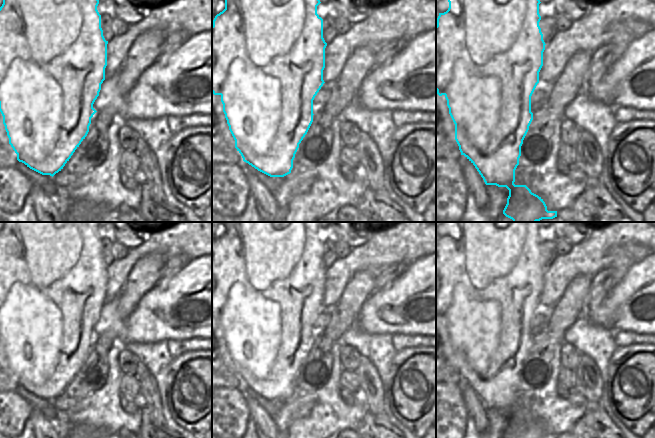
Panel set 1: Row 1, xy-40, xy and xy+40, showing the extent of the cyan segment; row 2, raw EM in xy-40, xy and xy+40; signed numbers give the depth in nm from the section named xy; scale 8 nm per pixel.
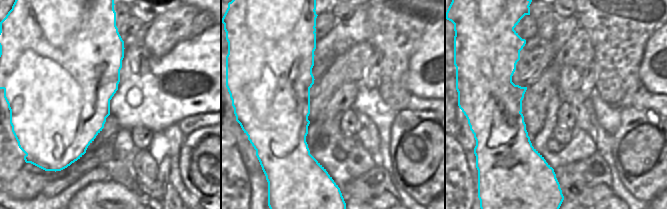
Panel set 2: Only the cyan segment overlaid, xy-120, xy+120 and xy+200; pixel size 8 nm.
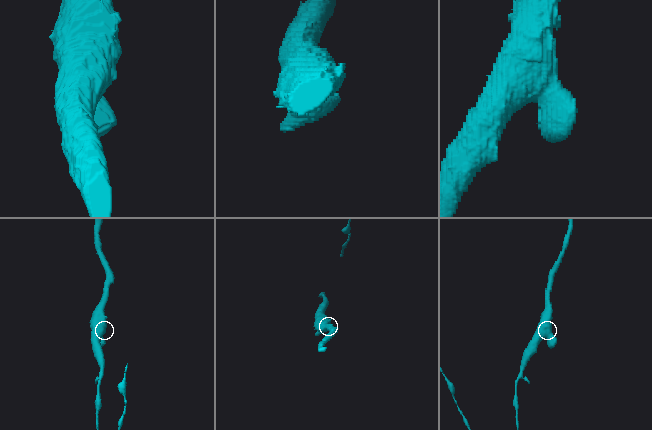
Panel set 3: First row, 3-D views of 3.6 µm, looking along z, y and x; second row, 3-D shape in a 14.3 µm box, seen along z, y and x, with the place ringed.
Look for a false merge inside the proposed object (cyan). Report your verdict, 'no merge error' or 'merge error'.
no merge error

